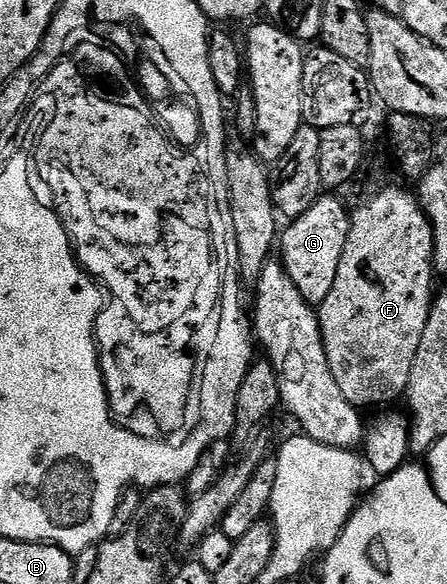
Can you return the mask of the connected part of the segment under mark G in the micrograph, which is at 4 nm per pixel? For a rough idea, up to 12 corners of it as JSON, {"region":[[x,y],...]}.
{"region":[[333,193],[279,235],[279,259],[307,302],[335,285],[350,212]]}

